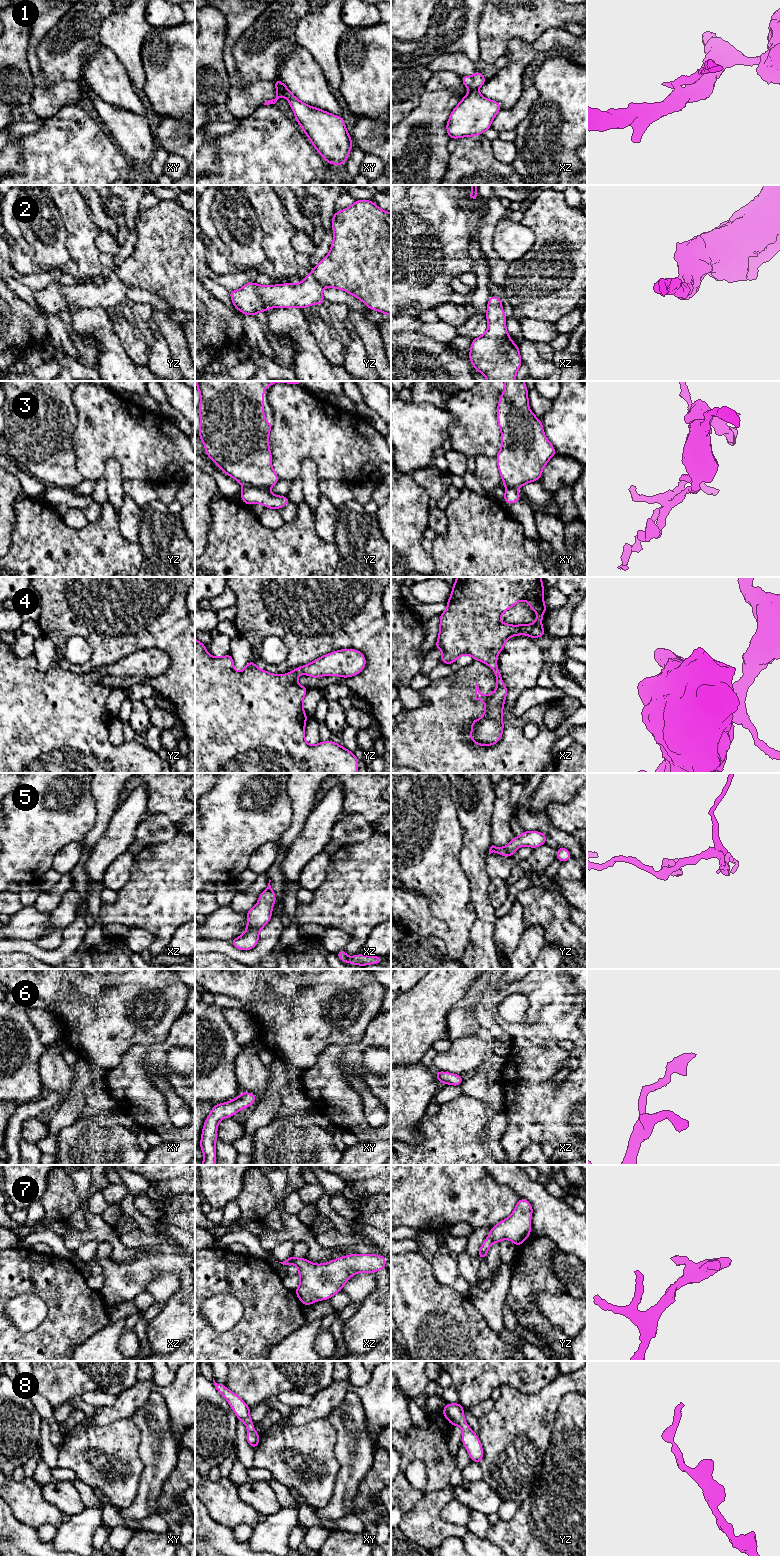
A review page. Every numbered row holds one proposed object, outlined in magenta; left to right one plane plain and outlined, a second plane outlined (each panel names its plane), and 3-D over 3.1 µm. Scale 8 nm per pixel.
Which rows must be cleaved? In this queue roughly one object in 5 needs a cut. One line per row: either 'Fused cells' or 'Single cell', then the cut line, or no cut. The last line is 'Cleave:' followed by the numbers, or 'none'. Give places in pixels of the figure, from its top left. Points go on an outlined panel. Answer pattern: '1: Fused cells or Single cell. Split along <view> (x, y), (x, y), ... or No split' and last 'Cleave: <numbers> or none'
1: Fused cells. Split along xy (275, 85), (282, 95)
2: Single cell. No split
3: Fused cells. Split along yz (243, 485), (268, 489)
4: Single cell. No split
5: Single cell. No split
6: Single cell. No split
7: Single cell. No split
8: Single cell. No split
Cleave: 1, 3

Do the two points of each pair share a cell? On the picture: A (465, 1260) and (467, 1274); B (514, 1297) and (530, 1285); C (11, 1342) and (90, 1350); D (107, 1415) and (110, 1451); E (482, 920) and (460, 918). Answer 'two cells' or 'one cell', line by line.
A: one cell
B: one cell
C: two cells
D: two cells
E: two cells

